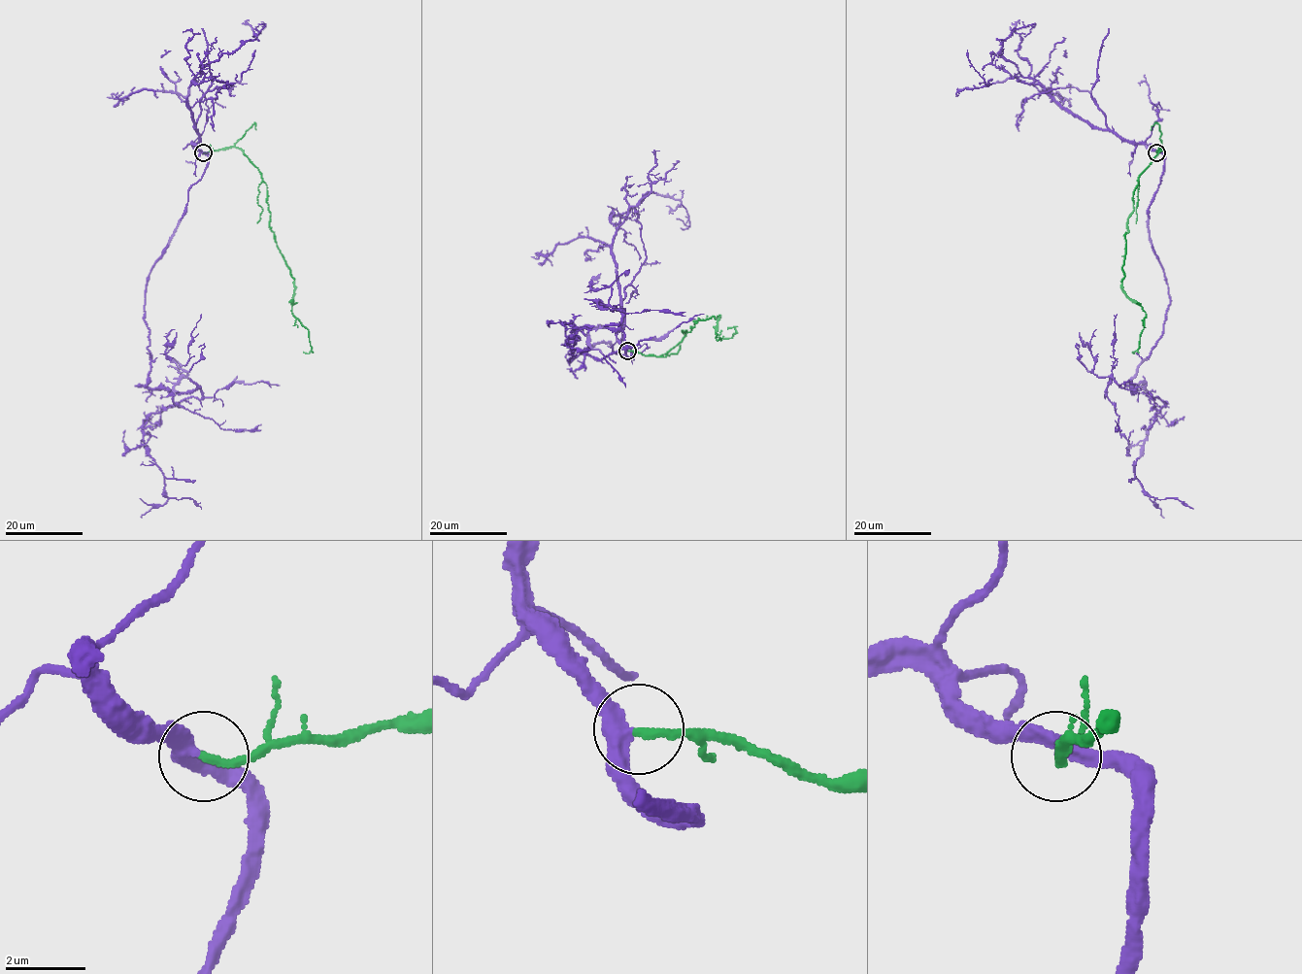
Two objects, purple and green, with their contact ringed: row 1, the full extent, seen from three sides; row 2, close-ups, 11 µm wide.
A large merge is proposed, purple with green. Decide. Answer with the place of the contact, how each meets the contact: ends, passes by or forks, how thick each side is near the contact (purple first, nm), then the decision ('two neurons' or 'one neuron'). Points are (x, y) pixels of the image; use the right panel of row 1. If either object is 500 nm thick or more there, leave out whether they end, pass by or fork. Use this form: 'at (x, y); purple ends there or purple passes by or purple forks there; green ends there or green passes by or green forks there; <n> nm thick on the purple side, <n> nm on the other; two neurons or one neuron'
at (1156, 152); purple passes by; green ends there; 360 nm thick on the purple side, 200 nm on the other; one neuron

